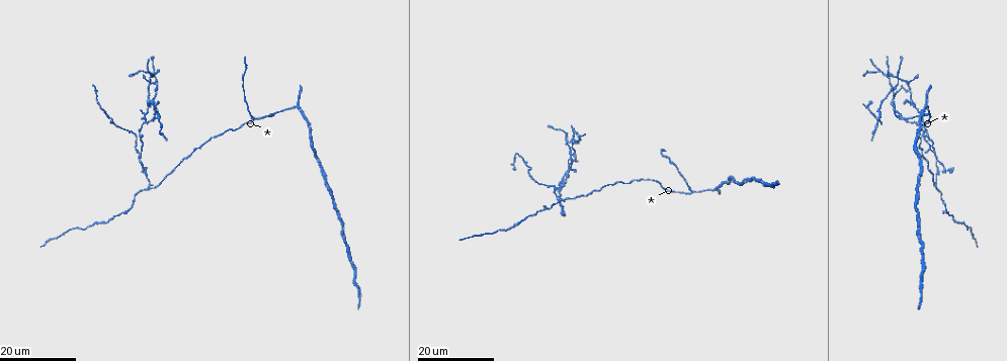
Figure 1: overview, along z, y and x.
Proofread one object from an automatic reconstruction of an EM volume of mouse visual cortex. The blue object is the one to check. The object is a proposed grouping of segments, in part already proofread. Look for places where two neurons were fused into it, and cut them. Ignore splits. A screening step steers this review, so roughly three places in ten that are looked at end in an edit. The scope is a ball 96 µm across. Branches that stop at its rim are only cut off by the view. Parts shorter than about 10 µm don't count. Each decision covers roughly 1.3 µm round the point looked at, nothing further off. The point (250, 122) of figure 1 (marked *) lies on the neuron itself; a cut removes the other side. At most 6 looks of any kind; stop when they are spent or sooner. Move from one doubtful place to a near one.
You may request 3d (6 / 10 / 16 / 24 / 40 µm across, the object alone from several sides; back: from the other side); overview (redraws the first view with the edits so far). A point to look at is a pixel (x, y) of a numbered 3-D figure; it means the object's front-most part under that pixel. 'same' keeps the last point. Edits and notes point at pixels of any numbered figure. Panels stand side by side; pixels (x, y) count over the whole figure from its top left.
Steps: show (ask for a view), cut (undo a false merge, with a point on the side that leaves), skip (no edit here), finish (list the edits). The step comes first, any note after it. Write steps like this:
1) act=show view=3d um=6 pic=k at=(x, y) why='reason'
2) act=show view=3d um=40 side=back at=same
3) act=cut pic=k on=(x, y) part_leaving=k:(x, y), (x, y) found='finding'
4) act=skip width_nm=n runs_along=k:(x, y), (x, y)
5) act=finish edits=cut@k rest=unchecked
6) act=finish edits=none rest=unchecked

act=show view=3d um=24 pic=1 at=(693, 189) why='three-way junction'

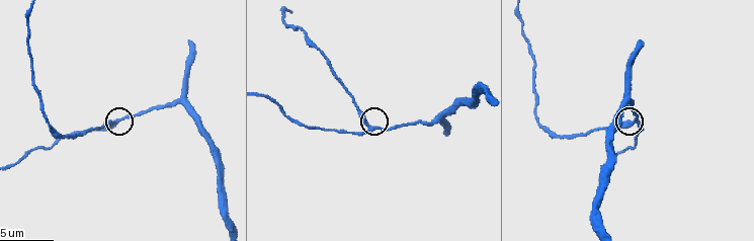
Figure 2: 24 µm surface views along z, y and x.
act=show view=3d um=6 pic=2 at=(110, 124)

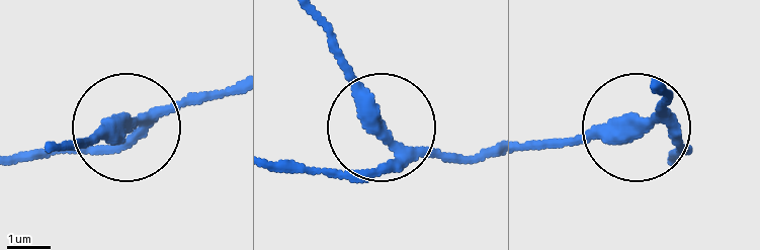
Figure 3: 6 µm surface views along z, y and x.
act=skip width_nm=290 runs_along=3:(17, 153), (115, 150), (130, 132), (65, 139) found='one neuron here'

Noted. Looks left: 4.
act=show view=3d um=24 pic=1 at=(148, 188) why='three-way junction'

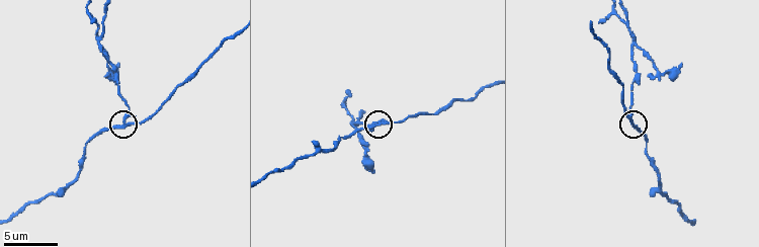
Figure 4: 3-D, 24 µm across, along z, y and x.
act=show view=3d um=6 pic=4 at=(379, 123)

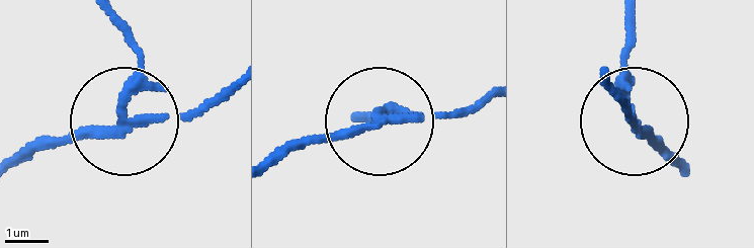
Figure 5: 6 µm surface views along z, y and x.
act=cut pic=5 on=(130, 45) arms=3 part_leaving=5:(127, 114), (138, 53), (123, 20) found='a second neuron is stuck on'

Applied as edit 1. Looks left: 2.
act=show view=3d um=16 pic=4 at=(314, 153) why='thick turns thin'

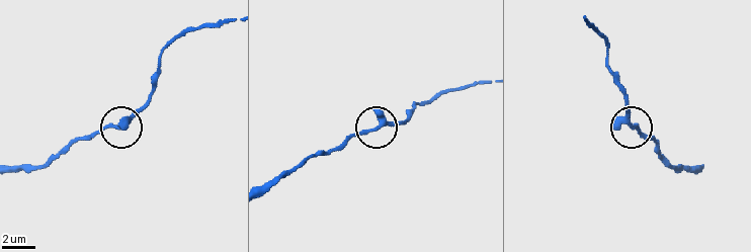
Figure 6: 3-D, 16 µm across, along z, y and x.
act=skip width_nm=190 runs_along=6:(229, 20), (180, 32), (148, 101), (79, 139) found='one neuron here'

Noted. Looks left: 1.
act=finish edits=cut@5 rest=unchecked

